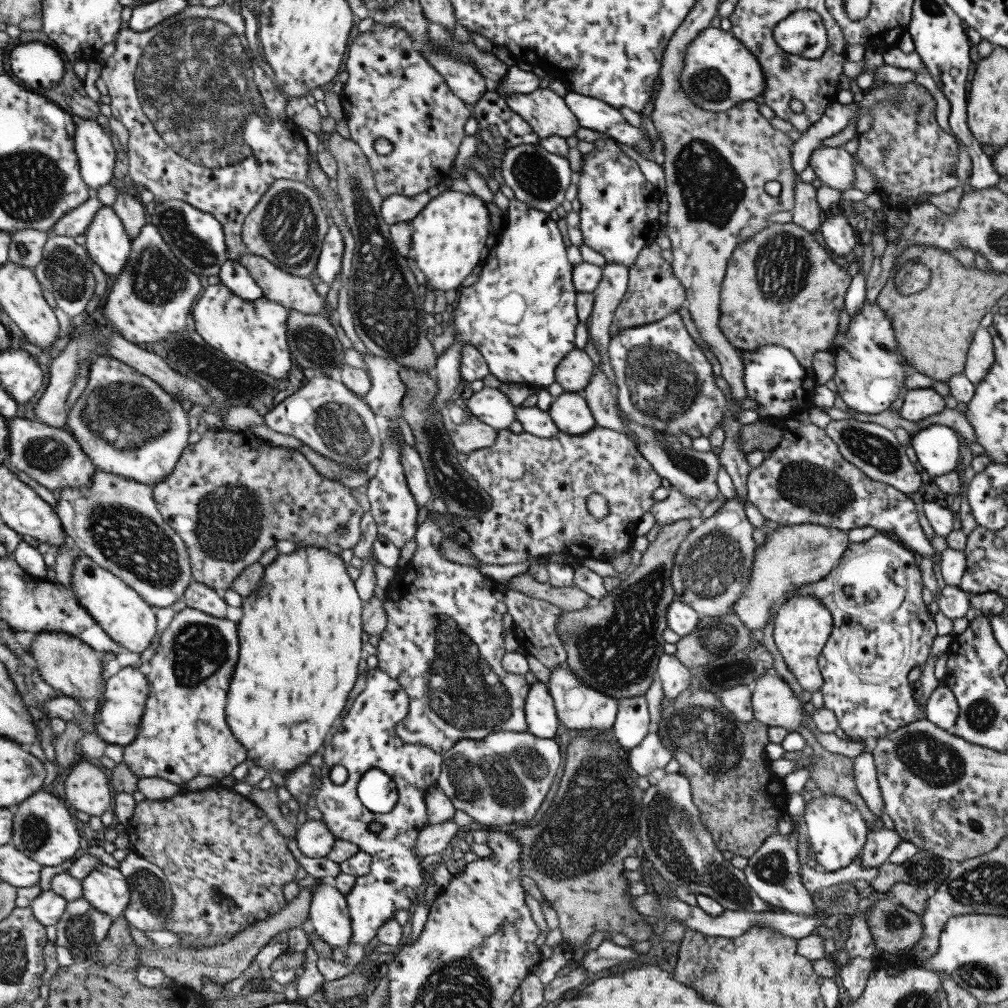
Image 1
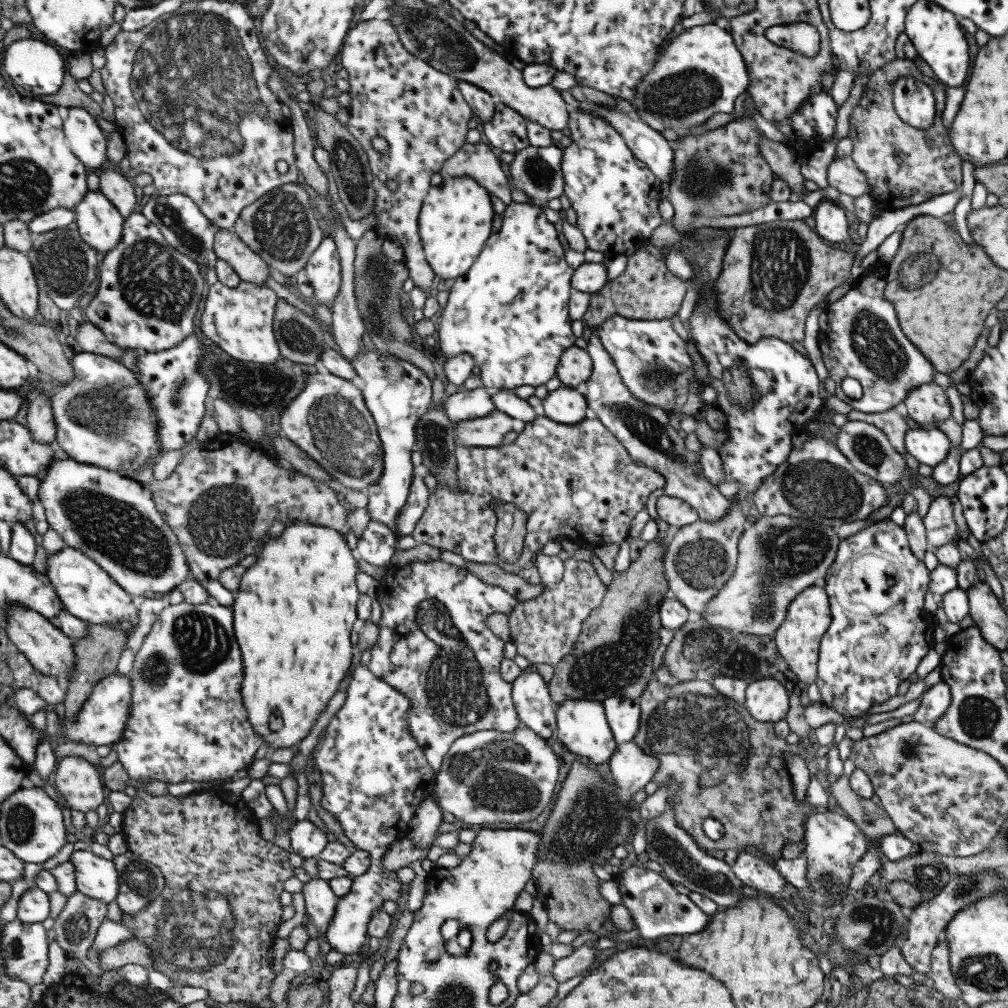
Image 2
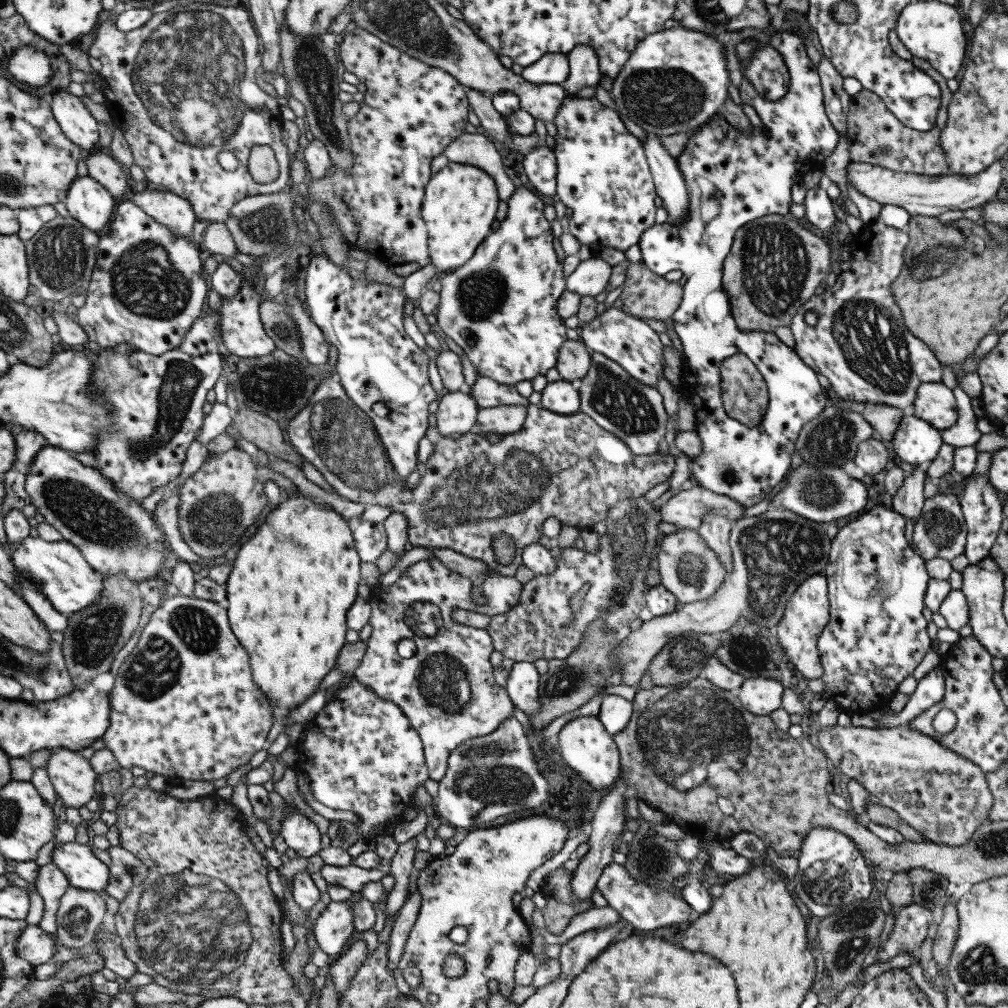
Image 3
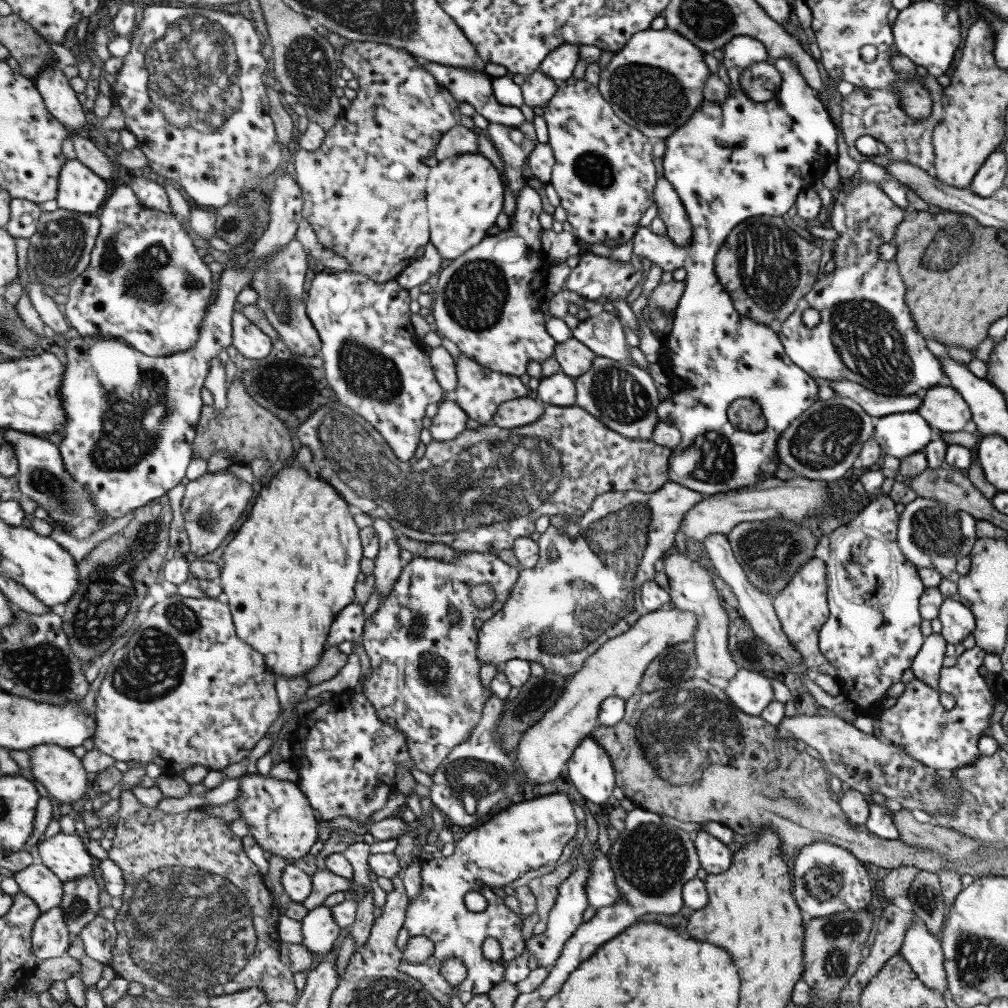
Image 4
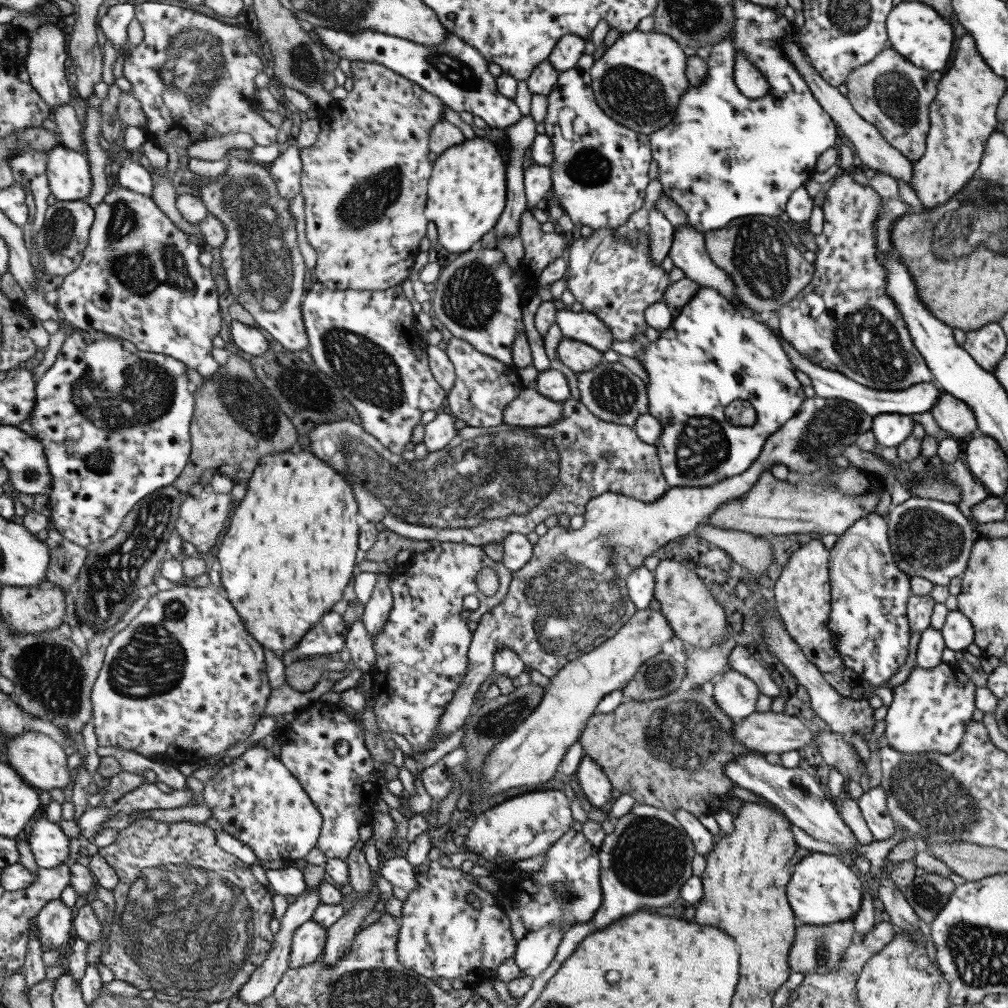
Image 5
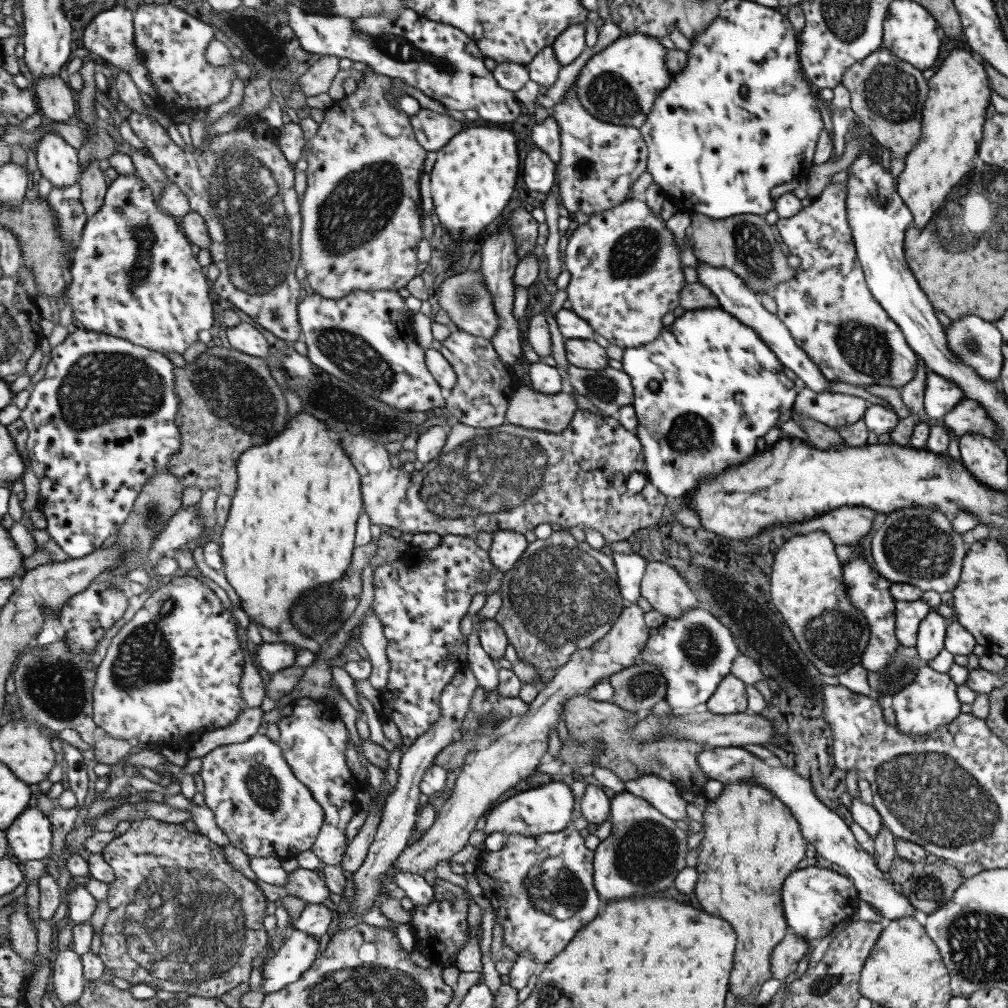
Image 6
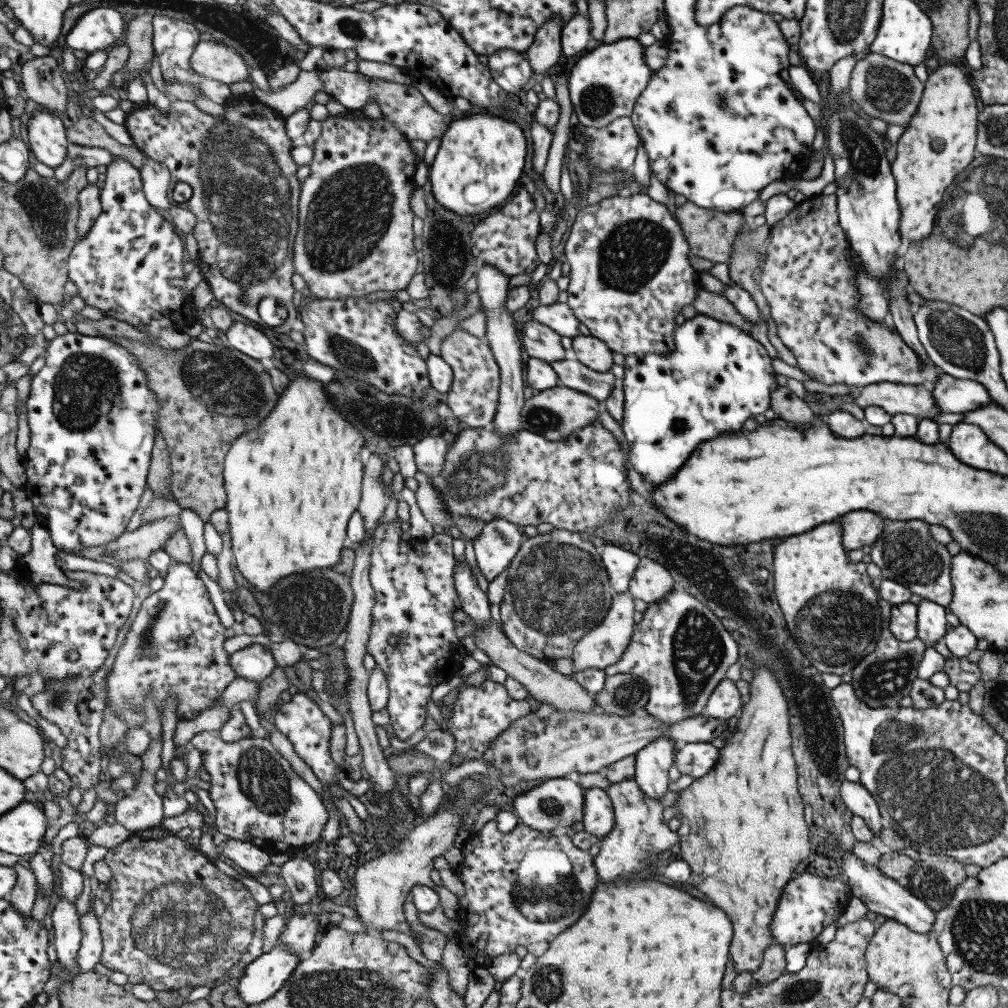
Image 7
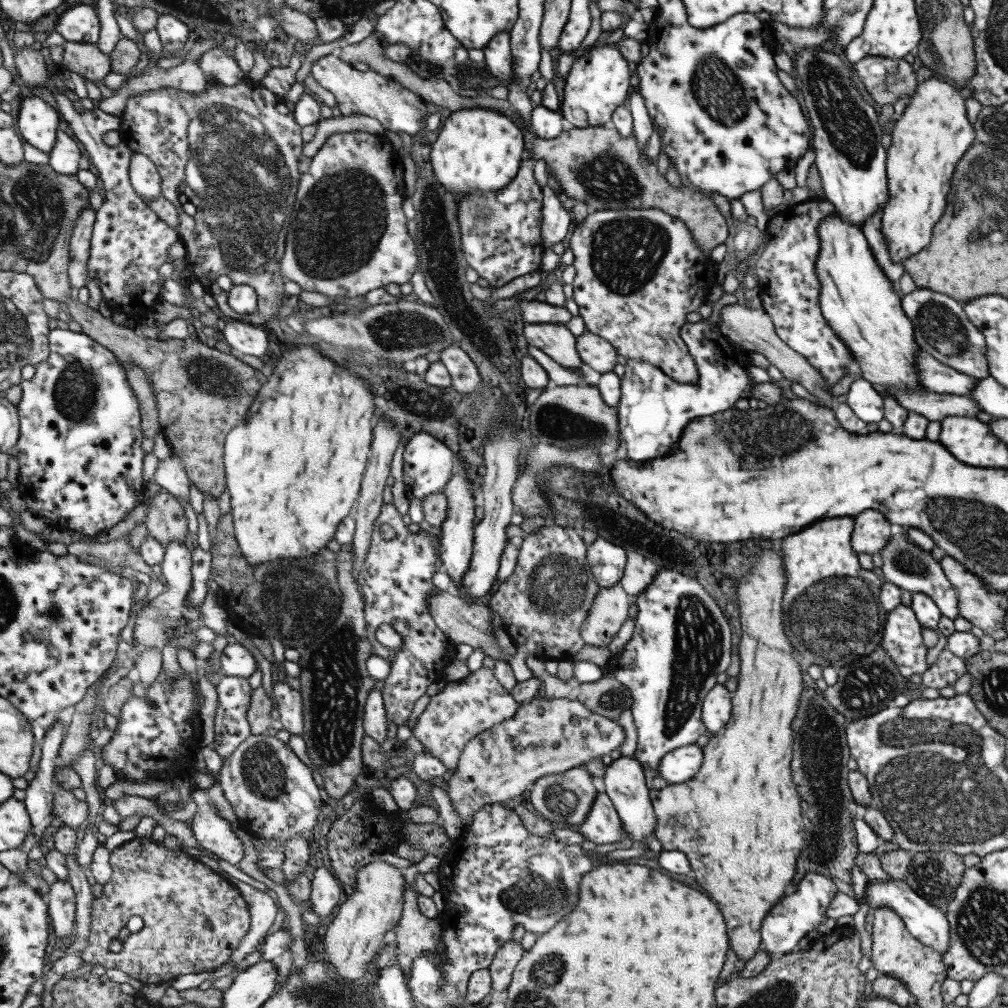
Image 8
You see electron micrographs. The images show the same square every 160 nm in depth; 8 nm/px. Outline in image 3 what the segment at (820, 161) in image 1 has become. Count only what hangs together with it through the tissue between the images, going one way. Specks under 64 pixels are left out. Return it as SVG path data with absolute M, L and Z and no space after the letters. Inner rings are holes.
M849 161L846 167L846 180L857 192L881 205L898 206L906 210L910 216L937 217L947 210L965 210L991 201L998 193L1004 175L1002 161L992 162L985 170L971 176L902 173L871 163Z

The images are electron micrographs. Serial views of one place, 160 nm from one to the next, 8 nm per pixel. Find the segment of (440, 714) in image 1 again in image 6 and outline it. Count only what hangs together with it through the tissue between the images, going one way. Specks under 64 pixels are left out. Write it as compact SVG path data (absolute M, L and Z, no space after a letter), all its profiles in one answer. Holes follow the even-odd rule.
M453 534L441 537L436 548L421 550L413 562L399 557L389 564L381 564L373 569L373 599L370 608L381 621L383 637L388 641L385 649L388 660L387 682L384 688L379 690L383 700L381 716L395 724L403 749L440 717L441 691L453 675L468 664L467 638L462 636L459 630L460 620L466 614L474 594L483 593L487 596L493 591L499 591L502 574L493 567L487 552L475 545L473 538ZM480 574L486 574L487 580L480 579Z

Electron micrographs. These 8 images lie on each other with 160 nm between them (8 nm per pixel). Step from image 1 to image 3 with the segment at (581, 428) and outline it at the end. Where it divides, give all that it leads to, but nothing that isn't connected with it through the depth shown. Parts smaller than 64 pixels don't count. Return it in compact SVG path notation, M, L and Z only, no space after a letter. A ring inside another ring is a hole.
M559 379L548 382L540 392L539 404L557 414L573 414L579 411L578 390L569 381Z

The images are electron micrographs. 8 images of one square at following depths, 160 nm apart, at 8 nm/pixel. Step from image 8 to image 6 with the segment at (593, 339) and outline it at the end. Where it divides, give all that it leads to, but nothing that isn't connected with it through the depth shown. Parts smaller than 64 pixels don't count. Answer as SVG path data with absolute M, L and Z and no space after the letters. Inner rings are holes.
M566 339L564 352L568 364L577 368L597 371L608 366L605 349L588 339Z

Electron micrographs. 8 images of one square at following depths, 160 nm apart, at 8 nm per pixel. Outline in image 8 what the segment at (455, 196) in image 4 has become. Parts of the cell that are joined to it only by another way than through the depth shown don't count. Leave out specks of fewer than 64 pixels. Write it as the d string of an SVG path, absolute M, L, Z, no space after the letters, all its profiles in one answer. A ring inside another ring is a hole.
M471 107L446 112L437 140L431 146L429 162L437 182L448 191L466 193L469 189L488 193L504 187L516 174L524 157L522 130L501 111Z

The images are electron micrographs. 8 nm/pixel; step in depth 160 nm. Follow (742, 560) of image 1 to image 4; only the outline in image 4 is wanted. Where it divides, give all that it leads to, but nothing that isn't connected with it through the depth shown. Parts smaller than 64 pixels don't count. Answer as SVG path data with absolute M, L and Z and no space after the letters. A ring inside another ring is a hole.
M674 548L662 558L663 574L667 581L667 594L677 610L688 610L697 616L697 628L690 638L692 651L698 664L698 672L710 676L710 682L722 685L737 672L738 666L727 646L727 614L723 612L723 599L717 595L711 577L699 562L691 561L687 554L679 554Z

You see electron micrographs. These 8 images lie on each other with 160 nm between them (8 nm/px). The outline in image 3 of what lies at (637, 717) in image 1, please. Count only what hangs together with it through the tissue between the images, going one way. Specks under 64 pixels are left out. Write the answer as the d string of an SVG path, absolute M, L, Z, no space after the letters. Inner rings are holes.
M613 694L605 695L600 700L596 717L603 725L605 732L612 735L619 732L628 723L629 715L632 713L630 702Z

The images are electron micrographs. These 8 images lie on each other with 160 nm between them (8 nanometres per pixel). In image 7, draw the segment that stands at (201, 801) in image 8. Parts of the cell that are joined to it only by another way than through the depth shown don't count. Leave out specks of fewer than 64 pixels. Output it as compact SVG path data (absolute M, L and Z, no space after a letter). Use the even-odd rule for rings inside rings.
M226 837L225 844L221 846L222 854L236 867L239 866L247 872L263 871L269 864L269 855L263 850L259 850L254 844L233 838Z

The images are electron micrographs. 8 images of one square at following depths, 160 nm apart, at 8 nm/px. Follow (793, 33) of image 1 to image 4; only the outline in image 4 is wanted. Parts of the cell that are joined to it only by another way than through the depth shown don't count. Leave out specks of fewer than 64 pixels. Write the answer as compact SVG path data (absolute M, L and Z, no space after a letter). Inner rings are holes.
M739 35L727 42L722 50L720 63L729 77L727 98L720 103L703 99L689 120L663 138L662 176L684 206L692 230L690 244L675 246L667 235L653 234L644 226L639 227L630 238L633 254L649 260L650 266L658 266L662 272L672 272L676 268L686 270L683 293L671 311L671 329L662 341L669 352L669 363L665 367L671 379L668 386L670 396L659 401L656 415L667 424L671 423L666 416L673 416L671 425L680 434L679 444L671 449L668 458L668 480L704 496L747 488L773 477L780 463L776 456L777 437L794 418L819 399L816 395L818 386L813 377L789 360L777 333L752 318L741 317L733 308L729 295L723 291L715 276L714 256L731 229L742 220L759 215L785 218L785 212L794 205L799 191L809 189L820 177L823 168L837 157L836 126L817 91L805 85L799 68L790 58L771 61L781 78L780 90L767 102L755 102L741 91L740 78L745 77L752 62L769 61L765 47L755 39ZM736 398L752 398L758 402L766 422L763 431L749 433L731 426L726 417L726 408Z

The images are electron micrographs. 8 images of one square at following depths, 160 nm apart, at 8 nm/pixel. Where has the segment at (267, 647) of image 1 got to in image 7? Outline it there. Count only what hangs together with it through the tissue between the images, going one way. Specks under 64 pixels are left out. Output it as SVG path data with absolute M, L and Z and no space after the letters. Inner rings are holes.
M295 375L269 416L231 445L224 464L234 565L266 593L288 574L339 564L346 526L360 502L361 434L339 414L317 379Z

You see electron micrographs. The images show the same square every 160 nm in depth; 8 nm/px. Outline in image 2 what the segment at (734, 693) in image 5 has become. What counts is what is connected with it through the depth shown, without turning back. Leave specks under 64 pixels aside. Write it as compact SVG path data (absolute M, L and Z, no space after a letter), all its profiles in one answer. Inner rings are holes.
M772 678L751 681L746 685L742 705L761 722L777 722L784 718L788 708L789 692Z

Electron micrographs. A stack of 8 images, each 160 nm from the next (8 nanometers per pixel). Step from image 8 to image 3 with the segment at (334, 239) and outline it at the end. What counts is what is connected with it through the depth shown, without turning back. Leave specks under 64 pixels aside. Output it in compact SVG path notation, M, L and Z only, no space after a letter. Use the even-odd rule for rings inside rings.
M355 28L342 39L337 54L341 70L355 75L359 83L365 86L358 113L346 121L353 153L352 170L339 172L331 164L321 178L311 177L306 185L306 194L311 200L328 208L328 214L336 220L341 236L351 248L364 250L369 258L378 259L388 267L407 262L425 266L430 258L428 234L420 217L420 204L424 186L432 175L429 162L443 154L445 146L464 133L469 112L465 88L443 70L410 58L396 47L373 37L367 30Z

